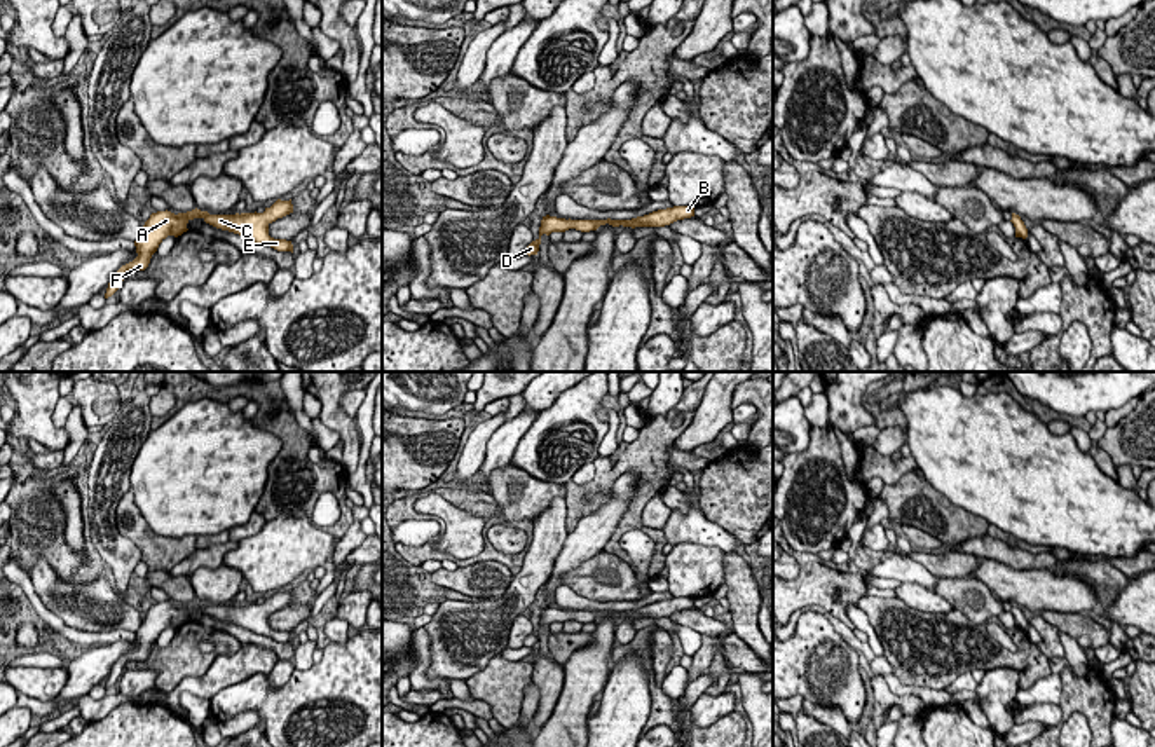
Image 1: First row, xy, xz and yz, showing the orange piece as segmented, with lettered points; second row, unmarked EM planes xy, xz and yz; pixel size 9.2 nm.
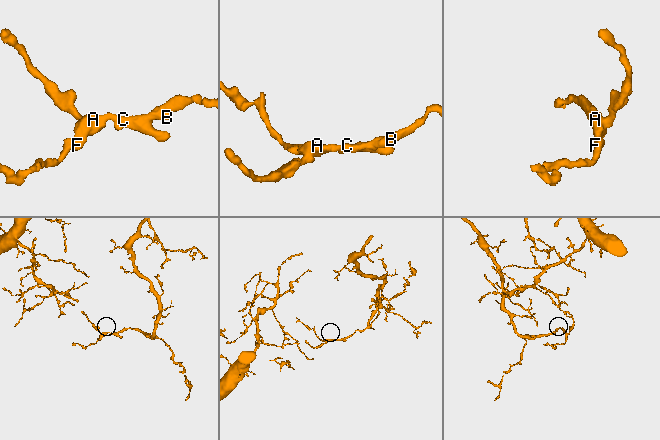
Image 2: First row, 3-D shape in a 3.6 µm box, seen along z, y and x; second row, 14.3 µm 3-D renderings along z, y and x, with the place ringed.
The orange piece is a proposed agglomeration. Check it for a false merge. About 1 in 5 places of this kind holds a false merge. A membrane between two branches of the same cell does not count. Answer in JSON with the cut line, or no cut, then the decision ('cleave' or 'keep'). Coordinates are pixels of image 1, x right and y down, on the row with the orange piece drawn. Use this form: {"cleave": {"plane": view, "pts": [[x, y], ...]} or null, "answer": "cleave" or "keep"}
{"cleave": null, "answer": "keep"}

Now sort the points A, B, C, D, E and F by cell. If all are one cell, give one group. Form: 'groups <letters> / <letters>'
groups A B C D E F

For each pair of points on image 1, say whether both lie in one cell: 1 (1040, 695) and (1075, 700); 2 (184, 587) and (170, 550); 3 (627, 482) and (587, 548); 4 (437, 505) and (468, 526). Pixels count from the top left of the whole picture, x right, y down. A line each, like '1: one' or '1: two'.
1: two
2: two
3: one
4: one

